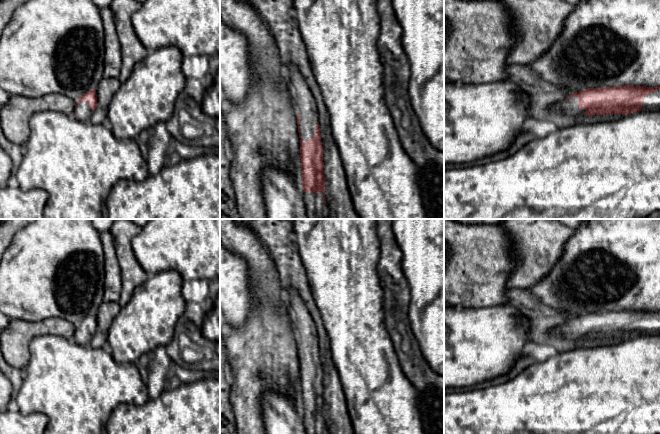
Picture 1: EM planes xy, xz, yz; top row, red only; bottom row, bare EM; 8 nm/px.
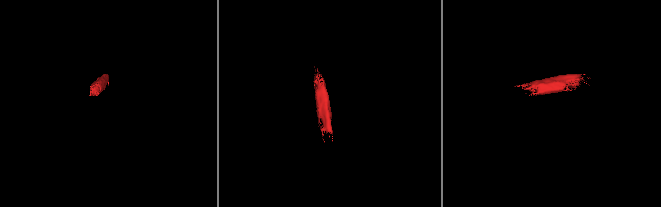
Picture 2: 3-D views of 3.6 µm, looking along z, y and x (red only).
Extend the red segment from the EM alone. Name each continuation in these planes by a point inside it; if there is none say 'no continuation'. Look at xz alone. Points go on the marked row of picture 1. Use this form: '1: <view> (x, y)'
1: xz (305, 103)
2: xz (314, 203)

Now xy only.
1: xy (83, 112)

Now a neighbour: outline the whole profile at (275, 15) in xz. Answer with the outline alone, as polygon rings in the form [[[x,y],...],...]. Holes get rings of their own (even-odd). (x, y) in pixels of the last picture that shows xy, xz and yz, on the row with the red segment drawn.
[[[243,0],[261,17],[276,41],[282,63],[288,69],[295,66],[309,87],[315,102],[323,146],[323,175],[325,197],[331,210],[331,219],[360,219],[354,208],[348,188],[346,172],[338,146],[331,131],[330,117],[322,93],[310,66],[306,46],[296,19],[290,16],[293,0]]]

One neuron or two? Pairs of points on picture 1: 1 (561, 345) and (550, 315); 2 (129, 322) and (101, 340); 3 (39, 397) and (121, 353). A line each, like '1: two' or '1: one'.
1: one
2: two
3: two

